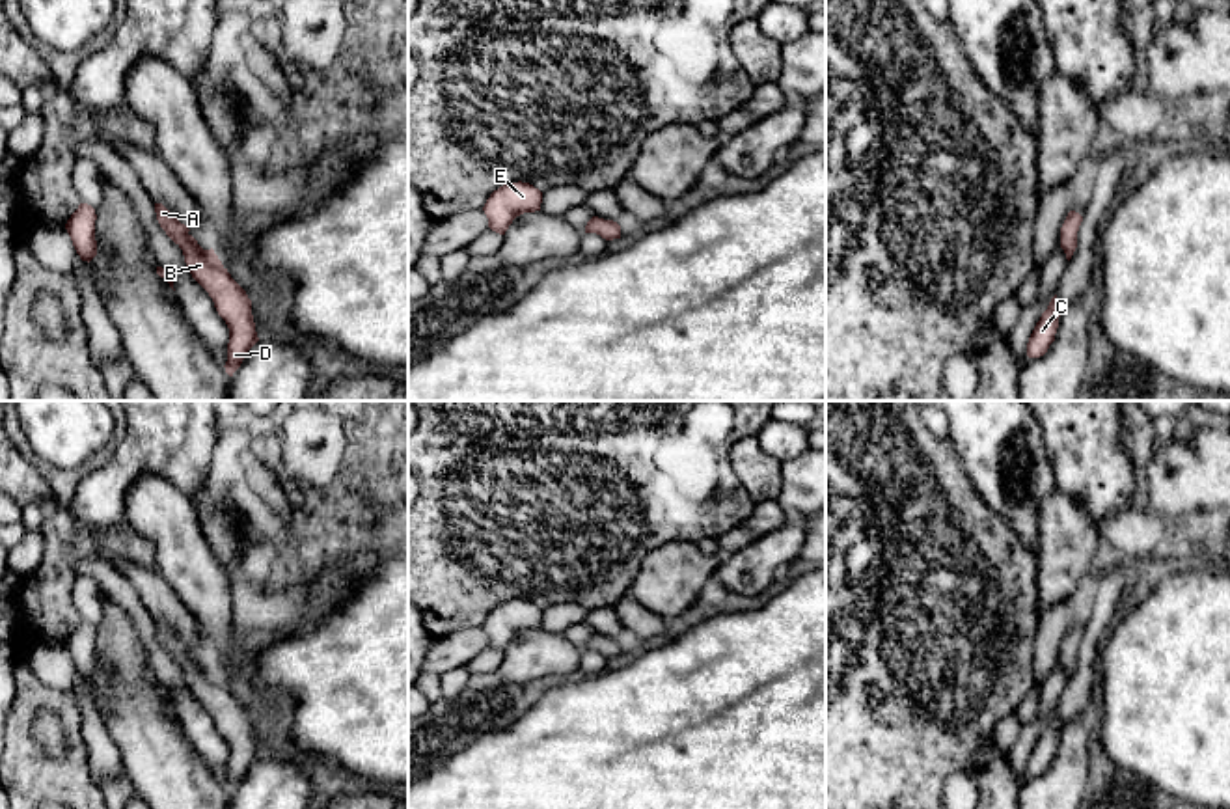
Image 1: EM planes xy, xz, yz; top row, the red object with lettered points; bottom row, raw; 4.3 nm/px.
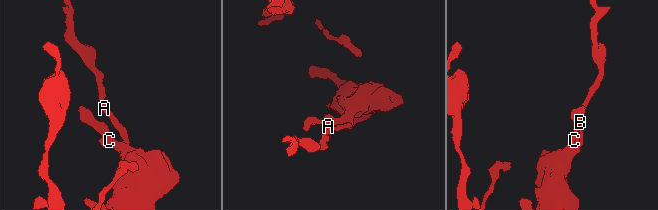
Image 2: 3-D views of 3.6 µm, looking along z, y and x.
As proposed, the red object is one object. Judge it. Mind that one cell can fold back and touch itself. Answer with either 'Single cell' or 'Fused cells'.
Single cell

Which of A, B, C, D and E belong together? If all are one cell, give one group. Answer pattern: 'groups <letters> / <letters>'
groups A B C D E

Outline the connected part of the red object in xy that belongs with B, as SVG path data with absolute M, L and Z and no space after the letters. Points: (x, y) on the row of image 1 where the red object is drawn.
M155 203L155 213L166 235L183 250L186 270L209 293L218 315L229 328L226 373L240 367L246 352L259 341L252 315L252 300L231 278L214 250L203 250L162 203Z

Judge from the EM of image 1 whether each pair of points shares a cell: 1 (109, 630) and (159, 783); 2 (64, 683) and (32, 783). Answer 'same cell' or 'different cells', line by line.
1: same cell
2: different cells

